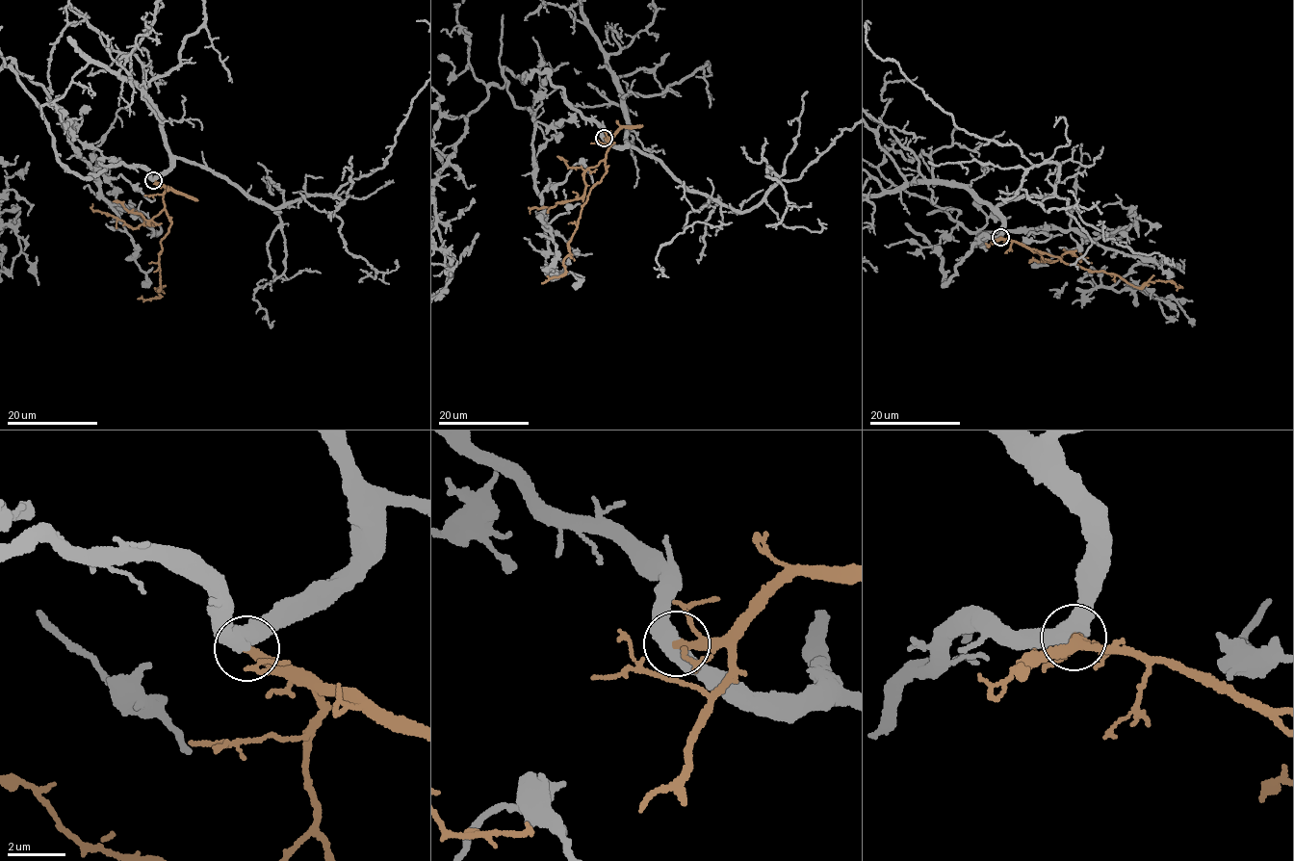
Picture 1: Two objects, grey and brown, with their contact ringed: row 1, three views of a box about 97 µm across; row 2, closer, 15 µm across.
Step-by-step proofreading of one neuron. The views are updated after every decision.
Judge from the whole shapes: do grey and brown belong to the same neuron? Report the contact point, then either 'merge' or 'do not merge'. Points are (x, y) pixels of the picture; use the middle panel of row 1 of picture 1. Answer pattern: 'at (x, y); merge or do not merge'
at (604, 138); merge

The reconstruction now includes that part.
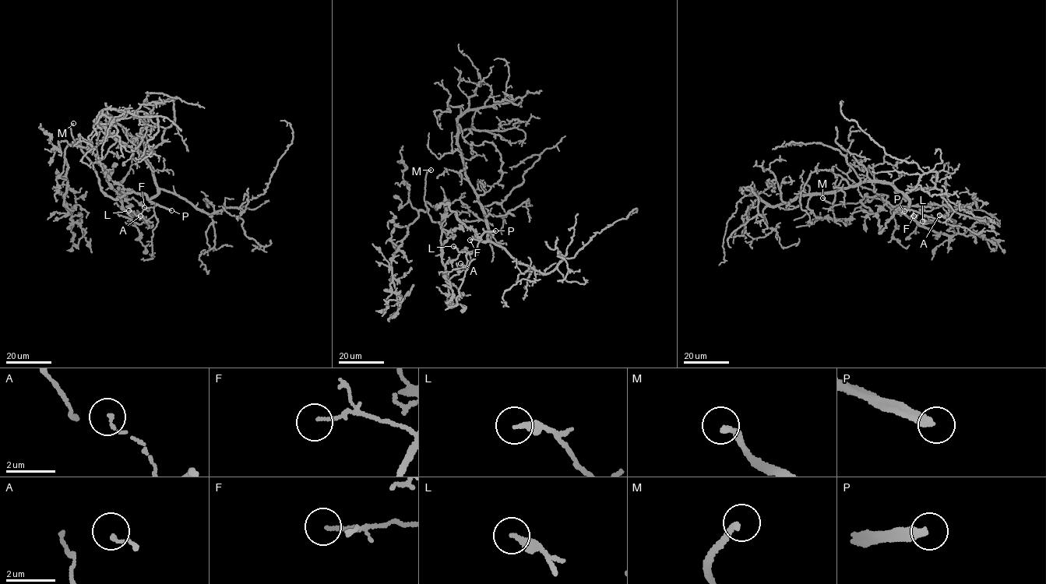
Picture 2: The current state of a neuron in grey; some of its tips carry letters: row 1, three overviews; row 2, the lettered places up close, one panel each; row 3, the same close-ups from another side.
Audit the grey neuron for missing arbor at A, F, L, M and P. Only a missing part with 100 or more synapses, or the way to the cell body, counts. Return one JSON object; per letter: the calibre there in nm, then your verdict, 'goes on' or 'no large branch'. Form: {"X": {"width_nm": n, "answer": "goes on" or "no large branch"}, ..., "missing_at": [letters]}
{"A": {"width_nm": 100, "answer": "no large branch"}, "F": {"width_nm": 130, "answer": "no large branch"}, "L": {"width_nm": 300, "answer": "no large branch"}, "M": {"width_nm": 240, "answer": "goes on"}, "P": {"width_nm": 300, "answer": "goes on"}, "missing_at": ["M", "P"]}

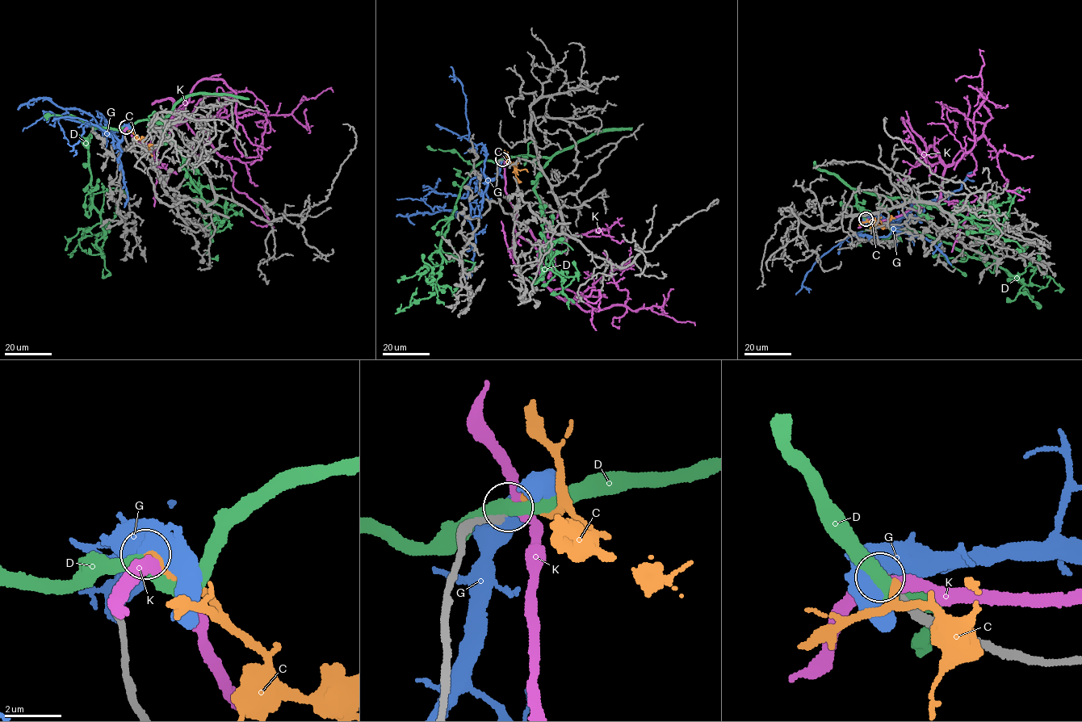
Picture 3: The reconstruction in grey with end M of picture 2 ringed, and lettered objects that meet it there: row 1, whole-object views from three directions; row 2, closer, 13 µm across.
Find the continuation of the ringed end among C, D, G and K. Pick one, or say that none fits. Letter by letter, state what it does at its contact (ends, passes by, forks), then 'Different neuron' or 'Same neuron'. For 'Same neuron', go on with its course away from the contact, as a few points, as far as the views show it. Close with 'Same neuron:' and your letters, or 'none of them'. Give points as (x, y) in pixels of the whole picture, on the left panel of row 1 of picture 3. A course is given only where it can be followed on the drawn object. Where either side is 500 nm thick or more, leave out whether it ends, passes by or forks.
C: It ends there. Same neuron. Its course: (127, 127), (143, 141), (146, 150), (149, 148)
D: It passes by. Different neuron
G: Different neuron
K: It passes by. Different neuron
Same neuron: C

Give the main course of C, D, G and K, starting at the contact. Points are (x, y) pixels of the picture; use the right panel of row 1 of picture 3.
C: (866, 219), (882, 226), (895, 218)
D: (866, 220), (856, 204), (855, 190), (913, 199), (999, 232), (1012, 200), (1023, 187)
G: (866, 219), (890, 225), (923, 202), (912, 201), (909, 210), (914, 245)
K: (866, 219), (933, 204), (945, 169), (991, 117), (980, 102), (966, 152), (943, 123), (928, 123)

